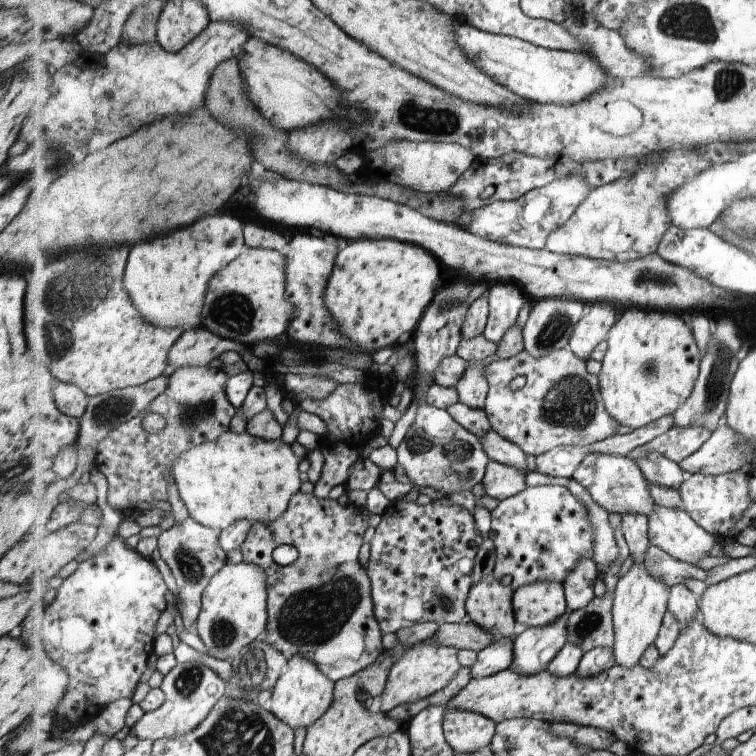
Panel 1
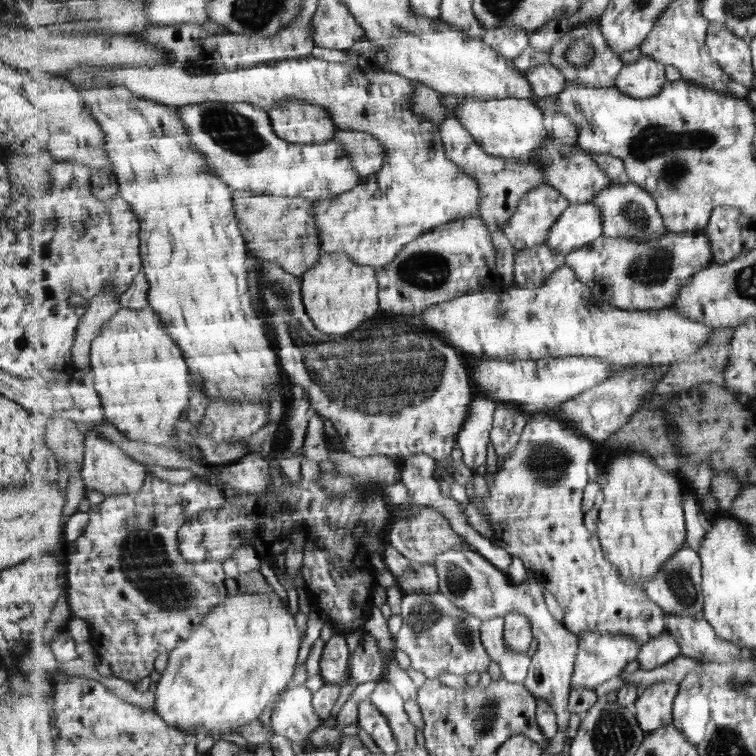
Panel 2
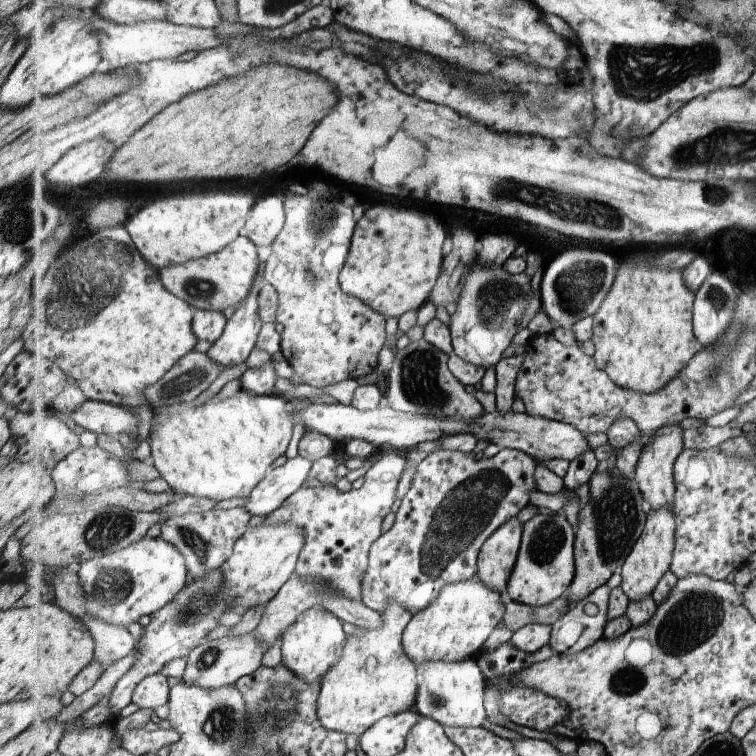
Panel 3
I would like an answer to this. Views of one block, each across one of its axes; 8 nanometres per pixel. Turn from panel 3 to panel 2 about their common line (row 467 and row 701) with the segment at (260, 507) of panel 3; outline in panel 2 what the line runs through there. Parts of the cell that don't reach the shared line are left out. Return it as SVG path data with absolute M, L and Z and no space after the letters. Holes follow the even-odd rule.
M291 684L277 699L271 714L275 733L289 738L298 750L317 747L311 743L311 737L323 728L325 718L318 716L313 709L312 691L305 685Z

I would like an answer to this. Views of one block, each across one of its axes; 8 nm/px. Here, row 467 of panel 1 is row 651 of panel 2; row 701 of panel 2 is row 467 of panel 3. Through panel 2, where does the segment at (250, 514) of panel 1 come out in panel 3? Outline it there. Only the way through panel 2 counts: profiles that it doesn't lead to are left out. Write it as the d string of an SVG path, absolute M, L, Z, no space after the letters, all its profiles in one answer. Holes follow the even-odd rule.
M241 388L239 394L235 394L233 398L222 400L223 397L215 398L211 396L209 400L203 403L193 404L193 401L186 401L175 405L165 407L155 407L155 418L150 432L150 447L152 448L152 458L154 466L159 470L160 476L169 484L173 491L179 495L188 495L191 497L211 498L212 500L221 502L230 498L248 498L252 496L253 490L268 476L270 471L275 469L275 460L279 456L283 456L291 444L293 438L293 420L290 409L291 401L287 397L276 393L274 395L253 395L247 390Z

